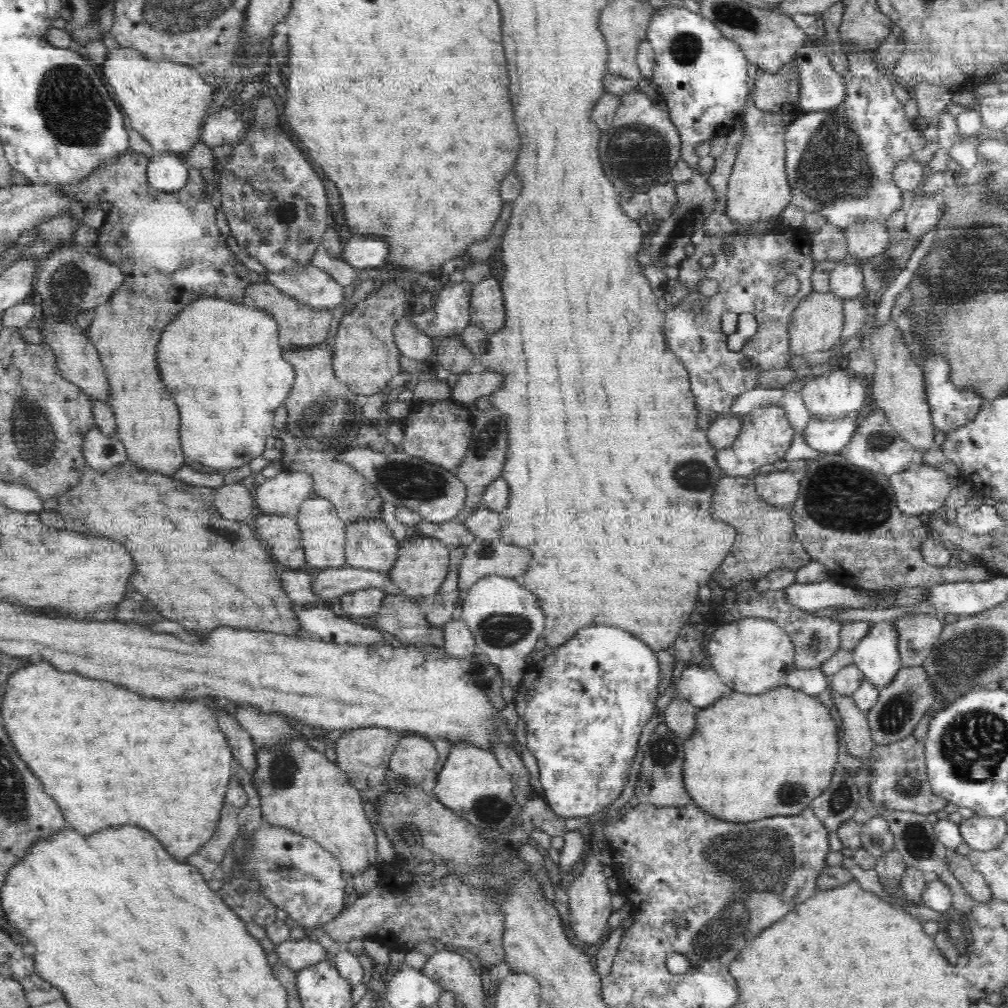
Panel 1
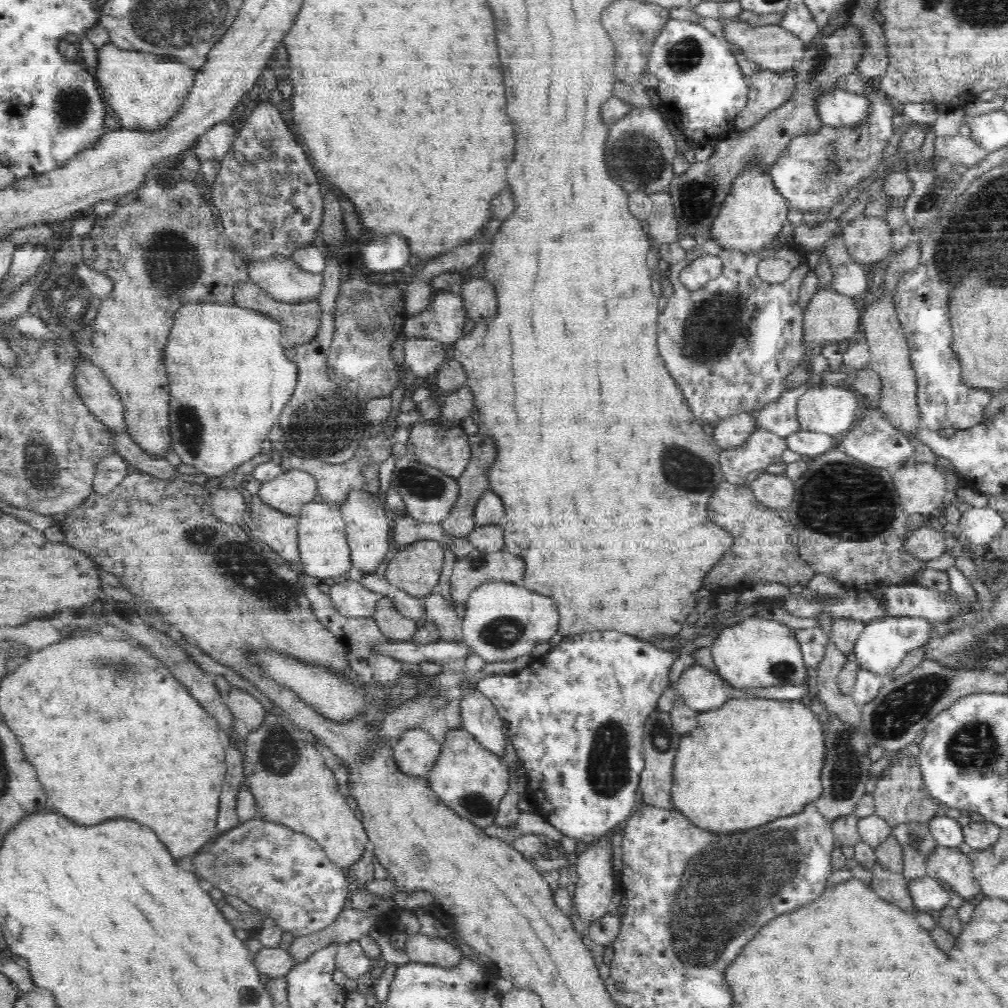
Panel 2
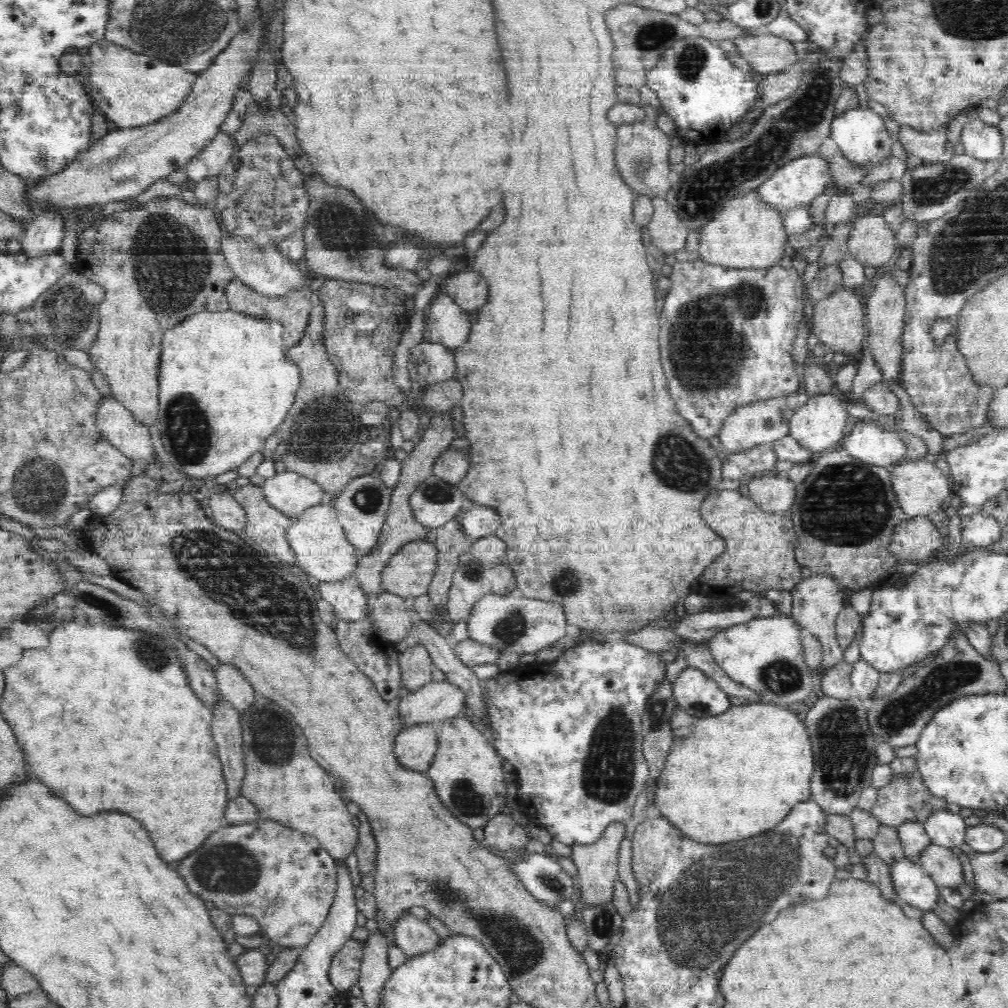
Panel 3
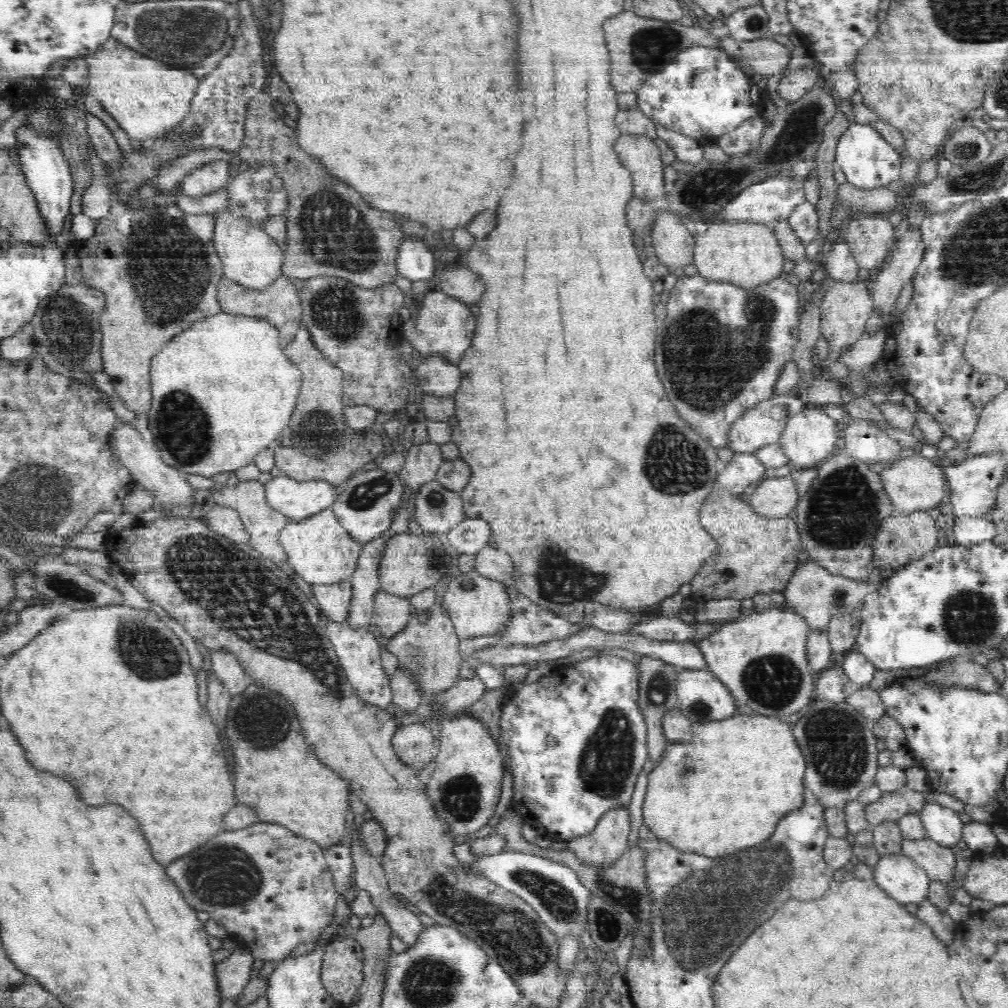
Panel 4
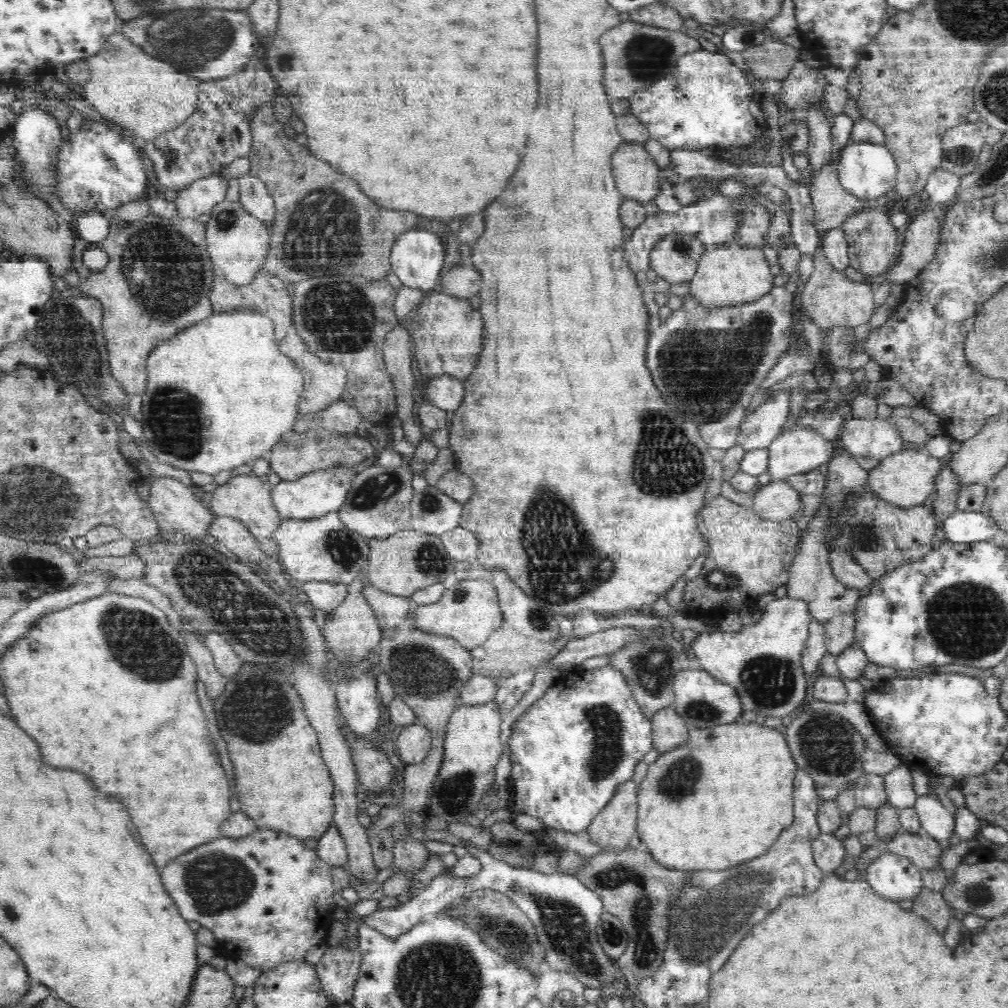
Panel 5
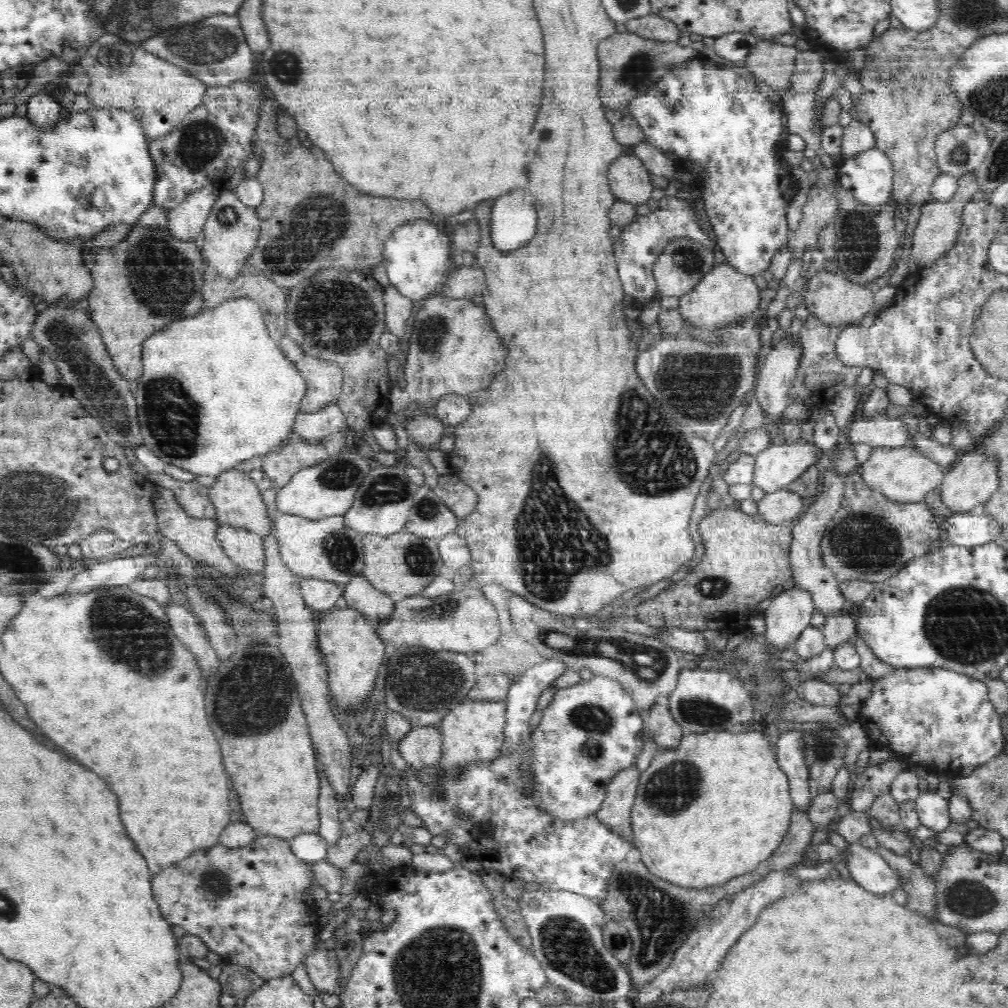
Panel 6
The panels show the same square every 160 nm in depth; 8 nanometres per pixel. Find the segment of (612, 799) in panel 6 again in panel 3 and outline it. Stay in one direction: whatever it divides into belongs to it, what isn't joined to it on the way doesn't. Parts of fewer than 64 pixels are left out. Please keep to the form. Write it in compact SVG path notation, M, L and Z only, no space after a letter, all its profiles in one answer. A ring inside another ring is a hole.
M625 822L609 824L596 842L589 845L571 846L571 858L578 867L576 883L583 906L597 906L597 904L609 903L613 899L613 888L619 878L618 850L620 842L626 840L624 836L625 825Z

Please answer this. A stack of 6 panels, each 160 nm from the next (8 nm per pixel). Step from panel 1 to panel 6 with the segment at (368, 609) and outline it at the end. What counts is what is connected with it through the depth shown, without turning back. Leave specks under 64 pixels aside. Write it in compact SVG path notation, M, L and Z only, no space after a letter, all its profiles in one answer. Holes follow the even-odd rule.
M319 578L301 579L299 582L304 602L317 614L341 603L342 585Z

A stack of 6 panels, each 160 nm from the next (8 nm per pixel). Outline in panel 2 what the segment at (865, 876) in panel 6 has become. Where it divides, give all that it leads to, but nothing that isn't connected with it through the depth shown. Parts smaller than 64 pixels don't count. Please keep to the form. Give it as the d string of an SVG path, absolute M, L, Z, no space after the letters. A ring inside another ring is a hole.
M927 874L908 880L908 890L911 900L917 910L935 913L948 905L949 888L939 880Z

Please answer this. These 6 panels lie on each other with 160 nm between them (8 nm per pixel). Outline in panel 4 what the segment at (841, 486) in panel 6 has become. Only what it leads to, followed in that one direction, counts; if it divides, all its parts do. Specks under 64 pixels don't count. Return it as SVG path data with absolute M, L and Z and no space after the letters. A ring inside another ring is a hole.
M808 560L803 565L799 565L797 570L793 572L792 578L782 593L785 596L785 606L804 617L810 631L826 631L830 619L834 615L843 612L857 613L863 607L866 595L878 590L881 582L882 580L874 582L874 584L866 584L866 582L838 577L828 572L824 567Z

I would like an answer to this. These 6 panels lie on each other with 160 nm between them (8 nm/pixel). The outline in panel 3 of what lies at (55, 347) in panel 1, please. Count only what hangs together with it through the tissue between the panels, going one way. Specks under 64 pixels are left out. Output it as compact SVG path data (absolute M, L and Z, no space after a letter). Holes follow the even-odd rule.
M114 396L103 397L95 408L96 424L101 435L116 448L121 449L137 471L150 464L162 467L161 460L154 457L154 447L148 427L142 426L130 412L130 409Z

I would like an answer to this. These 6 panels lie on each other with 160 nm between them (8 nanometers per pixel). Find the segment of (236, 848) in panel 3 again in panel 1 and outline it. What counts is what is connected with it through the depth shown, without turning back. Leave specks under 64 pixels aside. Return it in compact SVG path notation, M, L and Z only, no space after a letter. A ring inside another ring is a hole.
M261 826L252 836L252 846L249 848L250 858L246 861L243 871L254 877L262 885L264 895L268 897L277 908L288 914L291 923L305 927L308 930L327 922L338 916L346 906L348 889L342 878L342 868L334 854L325 851L315 840L307 839L300 833L291 831L286 827Z

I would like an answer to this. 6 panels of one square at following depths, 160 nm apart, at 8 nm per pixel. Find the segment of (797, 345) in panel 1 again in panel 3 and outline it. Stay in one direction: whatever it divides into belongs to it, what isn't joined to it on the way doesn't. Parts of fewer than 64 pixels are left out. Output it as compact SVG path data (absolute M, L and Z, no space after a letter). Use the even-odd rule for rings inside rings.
M843 287L842 290L832 293L830 297L816 301L813 309L812 328L818 340L825 344L827 351L833 351L838 356L844 357L856 357L862 353L868 330L864 304L856 292Z

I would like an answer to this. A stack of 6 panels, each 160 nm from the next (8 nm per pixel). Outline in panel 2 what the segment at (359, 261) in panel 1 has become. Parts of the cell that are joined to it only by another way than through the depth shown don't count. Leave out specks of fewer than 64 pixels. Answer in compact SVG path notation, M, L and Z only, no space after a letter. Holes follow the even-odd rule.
M386 236L386 238L380 238L376 242L374 242L374 238L371 238L368 244L362 249L362 257L364 264L370 271L385 272L389 277L391 277L392 273L403 270L406 265L413 263L410 246L400 236Z

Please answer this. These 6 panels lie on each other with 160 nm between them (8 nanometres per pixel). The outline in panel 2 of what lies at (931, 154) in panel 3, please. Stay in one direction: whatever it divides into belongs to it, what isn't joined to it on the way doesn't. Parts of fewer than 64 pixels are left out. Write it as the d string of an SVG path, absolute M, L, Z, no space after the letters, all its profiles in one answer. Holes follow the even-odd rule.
M960 134L954 136L937 136L934 142L934 154L944 162L950 164L963 164L972 167L980 164L989 154L987 150L980 148L973 138Z

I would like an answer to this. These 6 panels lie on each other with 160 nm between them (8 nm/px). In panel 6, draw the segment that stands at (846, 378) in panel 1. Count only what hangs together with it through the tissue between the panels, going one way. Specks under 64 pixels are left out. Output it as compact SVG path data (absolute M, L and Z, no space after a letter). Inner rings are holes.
M802 440L790 446L768 446L768 450L762 450L755 456L751 485L765 493L785 488L812 467L818 460L818 454L822 454L822 450L812 444L804 444Z

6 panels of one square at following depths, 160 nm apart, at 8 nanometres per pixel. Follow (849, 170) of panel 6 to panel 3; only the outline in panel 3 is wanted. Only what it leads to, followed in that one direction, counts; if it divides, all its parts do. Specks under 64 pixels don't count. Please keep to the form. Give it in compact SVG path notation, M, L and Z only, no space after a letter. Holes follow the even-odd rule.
M854 108L846 110L840 116L833 116L830 126L830 137L838 148L842 148L846 160L858 161L857 167L876 168L884 158L892 156L892 136L886 131L883 118L872 109Z

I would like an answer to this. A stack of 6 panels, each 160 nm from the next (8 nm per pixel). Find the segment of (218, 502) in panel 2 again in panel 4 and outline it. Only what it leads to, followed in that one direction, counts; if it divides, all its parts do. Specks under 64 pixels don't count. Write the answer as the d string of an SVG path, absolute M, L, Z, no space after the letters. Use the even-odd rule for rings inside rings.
M209 504L207 523L217 535L225 536L235 543L249 543L250 535L243 526L239 514L228 505Z

